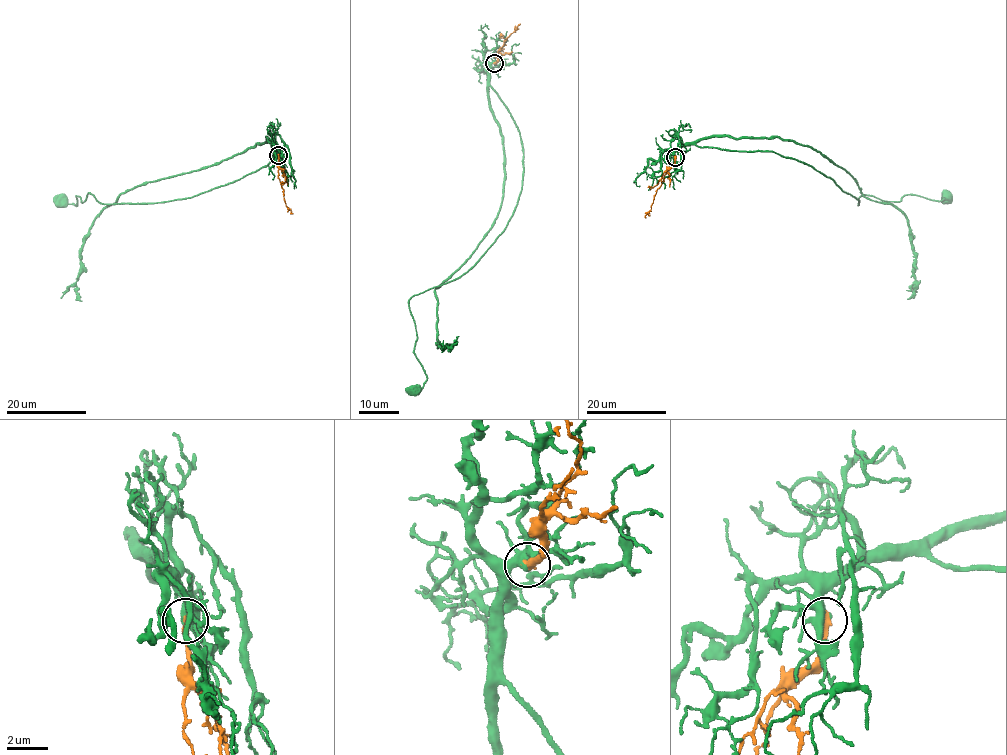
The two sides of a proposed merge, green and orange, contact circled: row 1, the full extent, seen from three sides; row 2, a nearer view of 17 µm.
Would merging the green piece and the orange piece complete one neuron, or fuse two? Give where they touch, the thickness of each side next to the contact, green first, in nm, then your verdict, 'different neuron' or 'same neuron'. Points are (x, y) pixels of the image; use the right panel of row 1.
place (675, 157); calibres 320 and 400 nm; same neuron

